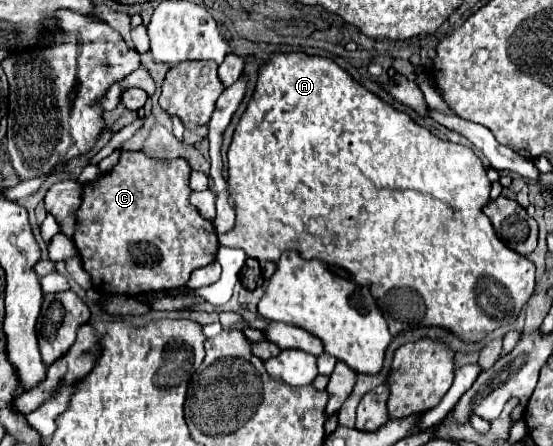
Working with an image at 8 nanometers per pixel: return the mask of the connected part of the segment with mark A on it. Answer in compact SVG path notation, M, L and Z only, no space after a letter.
M301 52L275 54L271 62L265 64L259 72L255 92L249 100L245 114L241 116L241 122L235 128L227 158L229 158L227 182L231 196L235 200L237 220L233 230L219 236L219 244L241 248L247 252L247 256L257 260L277 262L277 258L285 250L295 250L305 260L323 260L327 264L337 264L345 268L347 272L353 274L355 282L369 286L373 298L385 312L393 336L415 326L437 326L449 330L451 334L459 336L465 342L479 342L489 332L497 330L503 320L517 318L521 308L527 304L527 300L535 290L535 264L525 256L517 254L515 250L511 250L507 244L503 244L497 238L489 218L483 214L483 206L489 204L491 182L487 180L487 170L483 162L473 154L473 150L453 142L443 142L429 130L417 126L405 112L399 112L389 104L385 104L383 100L379 100L375 94L357 84L343 68L339 68L329 58L307 56Z

